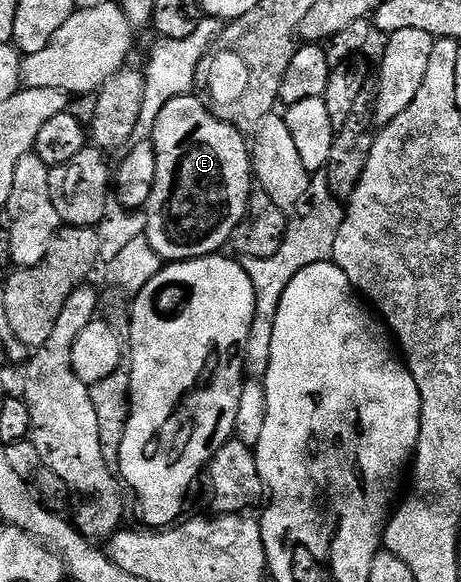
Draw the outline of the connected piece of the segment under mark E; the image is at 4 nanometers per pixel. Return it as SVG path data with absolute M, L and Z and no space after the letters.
M189 94L172 98L163 107L162 112L157 118L156 125L153 128L151 142L156 151L158 158L158 174L154 178L154 190L150 194L146 205L147 215L147 231L146 235L150 242L150 246L160 255L164 262L179 262L181 260L197 260L203 256L215 256L221 251L220 248L225 243L231 241L232 235L236 233L236 228L248 215L248 200L254 191L254 173L252 170L252 153L250 144L245 133L239 132L233 124L227 124L225 120L220 119L215 111L203 99L202 101L196 97L196 94Z

